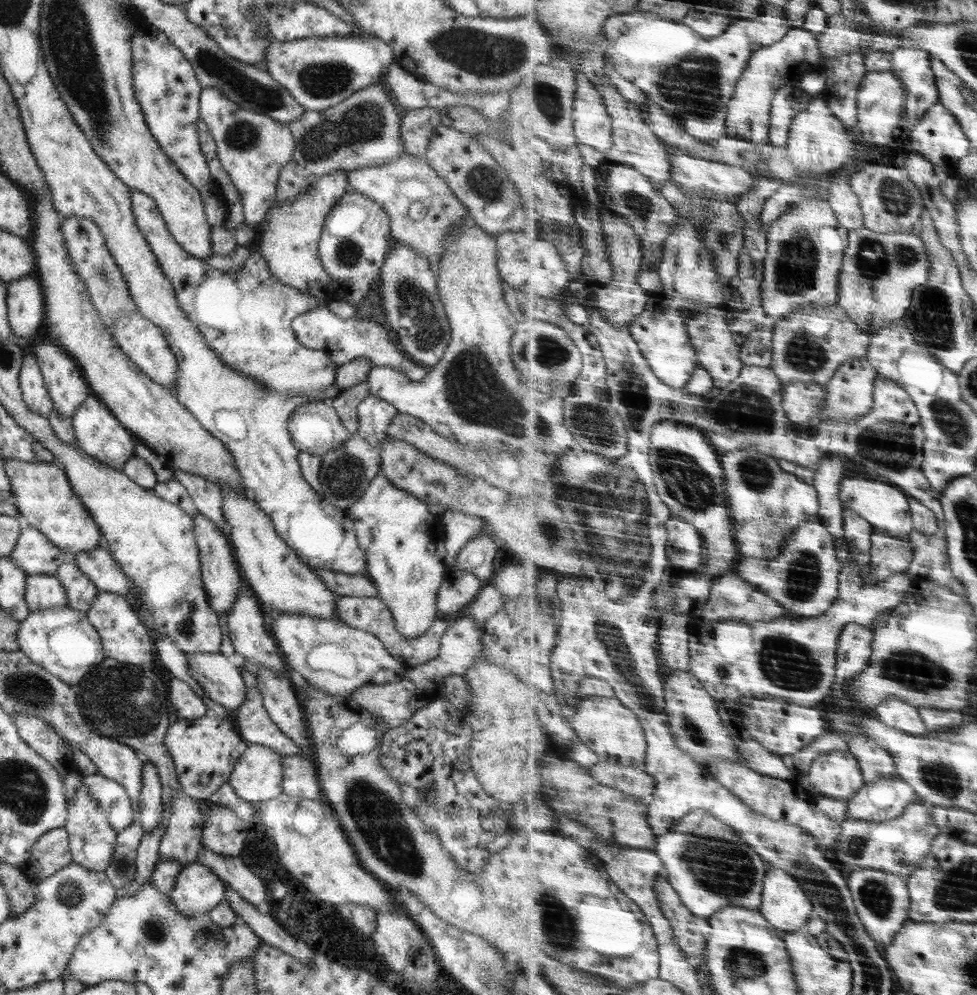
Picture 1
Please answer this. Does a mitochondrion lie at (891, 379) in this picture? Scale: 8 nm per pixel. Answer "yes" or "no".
no

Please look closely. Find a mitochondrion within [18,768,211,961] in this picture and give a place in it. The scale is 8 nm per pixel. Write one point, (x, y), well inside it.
(71, 895)

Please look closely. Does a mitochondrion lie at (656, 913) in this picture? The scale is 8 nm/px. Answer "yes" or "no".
no

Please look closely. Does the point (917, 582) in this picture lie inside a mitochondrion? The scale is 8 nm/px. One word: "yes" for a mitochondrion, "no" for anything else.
no

